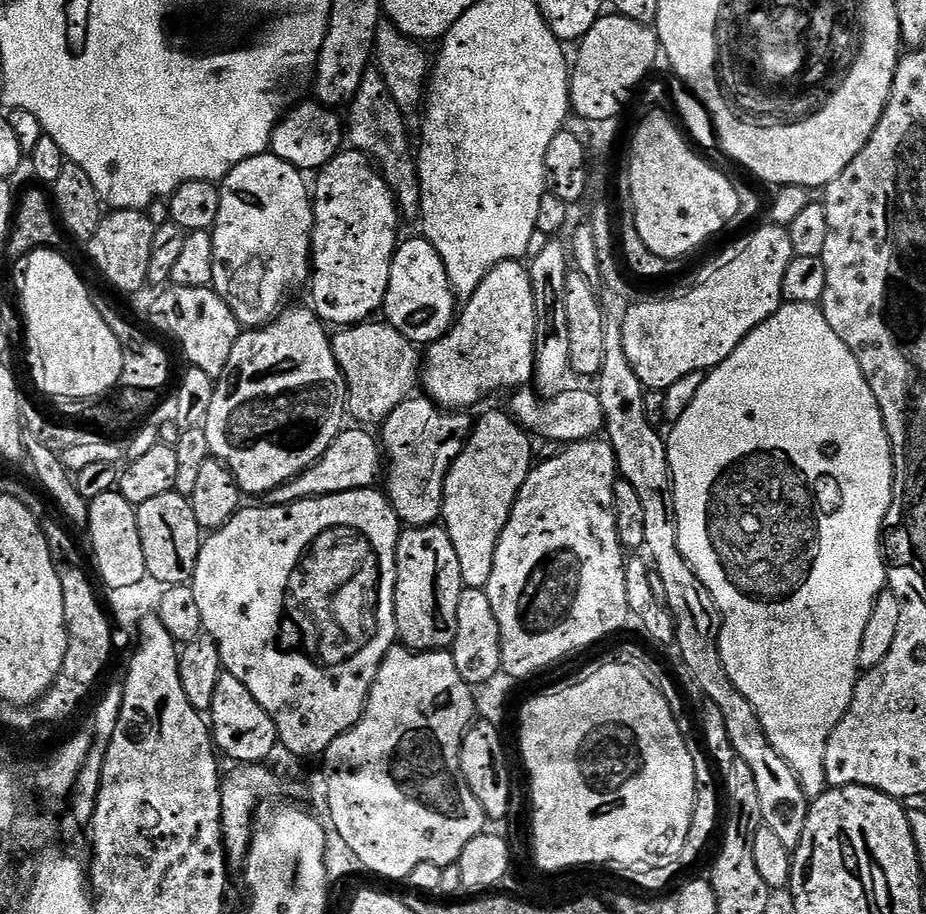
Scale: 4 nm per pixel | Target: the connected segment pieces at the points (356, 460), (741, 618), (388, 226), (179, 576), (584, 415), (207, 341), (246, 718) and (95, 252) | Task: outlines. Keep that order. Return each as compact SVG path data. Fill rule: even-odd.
M360 426L345 427L338 438L330 442L330 450L326 450L326 454L322 454L318 462L314 462L309 468L302 470L302 474L290 478L282 486L270 490L266 494L267 503L293 504L299 500L315 500L318 496L373 487L377 483L375 480L382 476L382 448L377 437L368 432L371 431Z
M784 304L769 320L758 325L736 347L734 354L730 354L730 358L726 358L726 362L722 362L717 368L711 369L705 375L702 386L694 398L694 402L690 402L686 414L682 414L682 418L675 421L671 425L671 428L672 433L667 433L666 443L668 445L668 465L672 471L672 501L676 507L678 550L682 554L682 558L686 558L686 562L692 567L694 574L698 574L702 586L706 586L710 598L716 604L718 623L720 625L720 653L722 654L722 662L726 666L726 674L730 676L730 682L734 682L736 689L747 698L750 706L754 706L754 710L764 727L766 738L770 738L774 750L778 750L780 757L790 766L790 770L796 775L804 791L804 795L809 798L815 798L824 793L828 784L826 770L824 769L824 755L826 754L828 736L836 729L838 722L848 712L852 695L856 689L858 679L858 669L856 667L856 663L858 662L858 646L862 646L862 633L866 631L866 621L870 619L870 610L874 606L874 602L880 597L881 592L885 591L888 583L888 570L882 551L882 533L884 531L884 519L892 505L892 479L894 478L894 470L892 469L892 447L890 446L890 438L886 434L886 426L882 422L882 410L870 390L868 379L865 378L858 366L854 354L846 346L846 342L842 342L842 338L838 338L838 334L834 334L834 330L830 330L824 313L820 311L819 307L814 304Z
M341 150L327 165L318 172L316 188L314 184L314 199L312 202L312 213L314 214L314 226L312 227L312 255L310 257L310 289L312 288L312 301L310 307L325 325L331 326L355 326L373 319L372 316L381 311L386 298L386 290L390 284L390 266L392 265L392 256L396 253L398 237L396 237L396 216L398 217L398 205L395 197L392 195L388 184L385 183L383 176L370 163L368 157L363 156L355 150Z
M175 490L158 494L158 498L150 498L150 502L139 504L136 517L148 576L165 586L188 584L196 569L202 543L202 529L194 518L191 499L179 496Z
M570 386L562 394L541 398L531 387L515 389L506 405L513 420L533 437L557 446L577 444L583 440L599 437L604 432L602 402L591 387Z
M168 286L157 292L160 293L148 308L151 324L176 338L191 367L202 370L213 380L219 379L226 361L229 360L230 350L233 349L240 333L239 324L233 312L226 306L225 300L211 286L207 288Z
M221 671L218 686L214 689L210 731L215 747L223 755L225 752L230 759L236 760L232 762L240 766L264 764L267 756L278 748L276 727L270 714L266 714L266 710L262 710L262 706L258 706L258 702L254 702L254 694L250 694L250 690L246 690L246 686L242 686L242 682L238 682L238 678L234 678L226 671Z
M112 210L101 219L94 238L86 248L96 268L120 292L136 292L148 284L150 242L154 242L156 228L140 210Z

